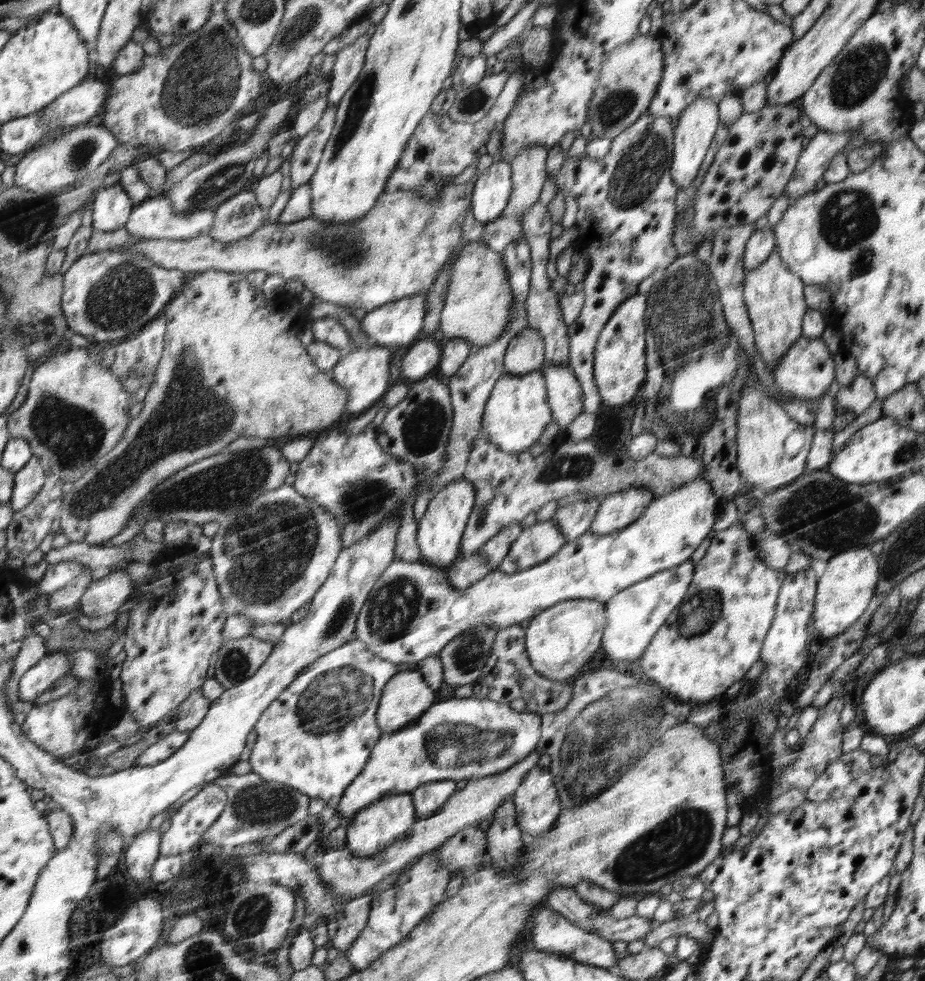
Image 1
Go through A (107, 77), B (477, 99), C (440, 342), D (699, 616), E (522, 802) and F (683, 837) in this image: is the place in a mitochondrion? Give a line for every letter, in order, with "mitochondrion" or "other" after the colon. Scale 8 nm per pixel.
A: other
B: mitochondrion
C: other
D: mitochondrion
E: other
F: mitochondrion

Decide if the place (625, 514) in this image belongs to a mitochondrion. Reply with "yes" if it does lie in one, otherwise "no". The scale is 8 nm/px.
no

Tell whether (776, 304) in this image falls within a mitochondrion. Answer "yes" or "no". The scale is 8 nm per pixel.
no

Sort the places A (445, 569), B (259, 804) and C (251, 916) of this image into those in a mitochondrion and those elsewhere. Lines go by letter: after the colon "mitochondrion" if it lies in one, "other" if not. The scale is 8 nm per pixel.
A: other
B: mitochondrion
C: mitochondrion

